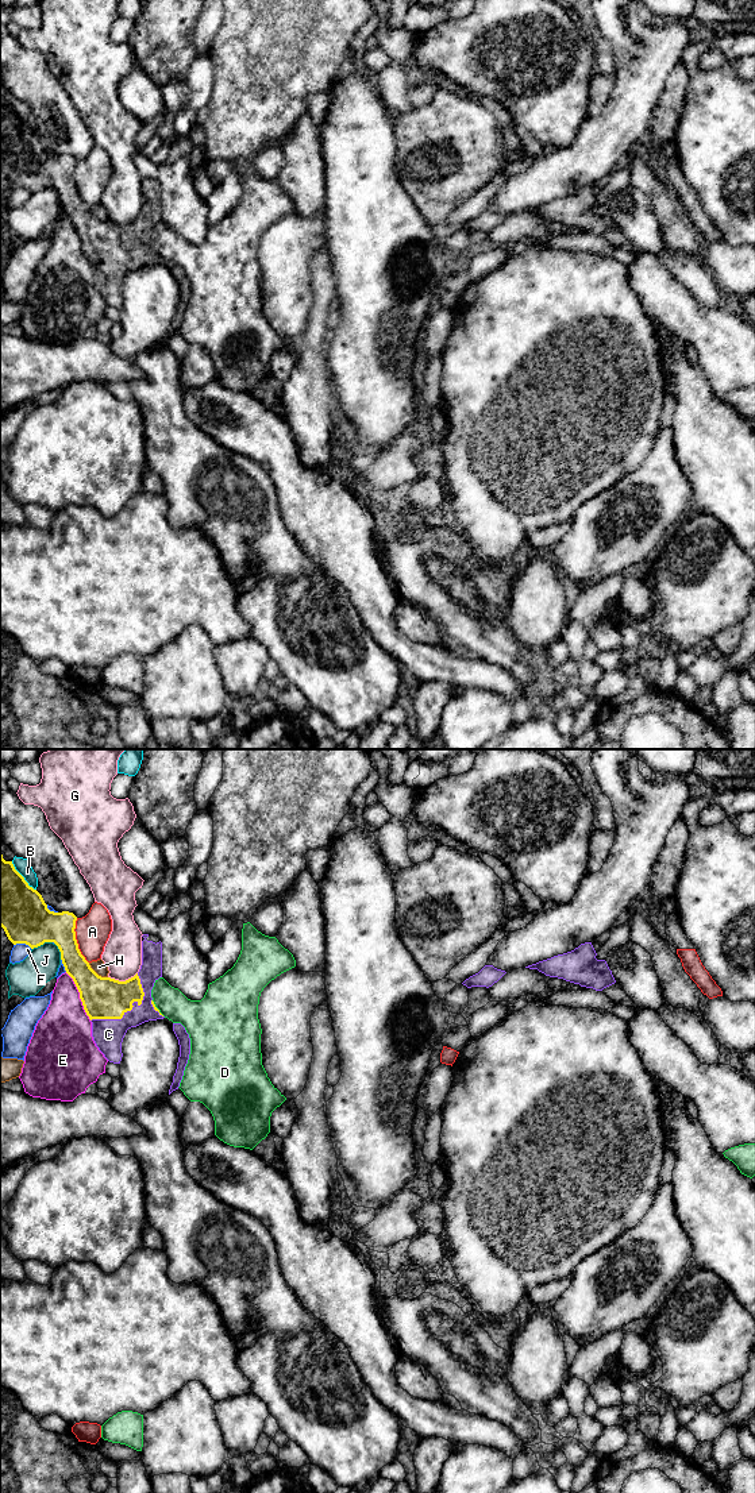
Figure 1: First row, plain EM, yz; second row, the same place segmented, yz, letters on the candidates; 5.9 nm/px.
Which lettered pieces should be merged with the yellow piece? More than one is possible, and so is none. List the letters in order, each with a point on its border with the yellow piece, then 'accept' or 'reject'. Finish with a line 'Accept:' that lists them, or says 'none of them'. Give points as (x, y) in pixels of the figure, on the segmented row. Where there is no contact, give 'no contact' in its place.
A: yz (76, 941) | reject
B: yz (22, 876) | reject
C: yz (133, 1006) | accept
D: yz (157, 1009) | reject
E: yz (80, 996) | reject
F: yz (23, 942) | reject
G: yz (122, 982) | reject
H: yz (96, 973) | reject
J: yz (41, 944) | reject
Accept: C

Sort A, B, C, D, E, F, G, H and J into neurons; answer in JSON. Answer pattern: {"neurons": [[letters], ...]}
{"neurons": [["A"], ["B"], ["C"], ["D"], ["E"], ["F"], ["G"], ["H"], ["J"]]}

